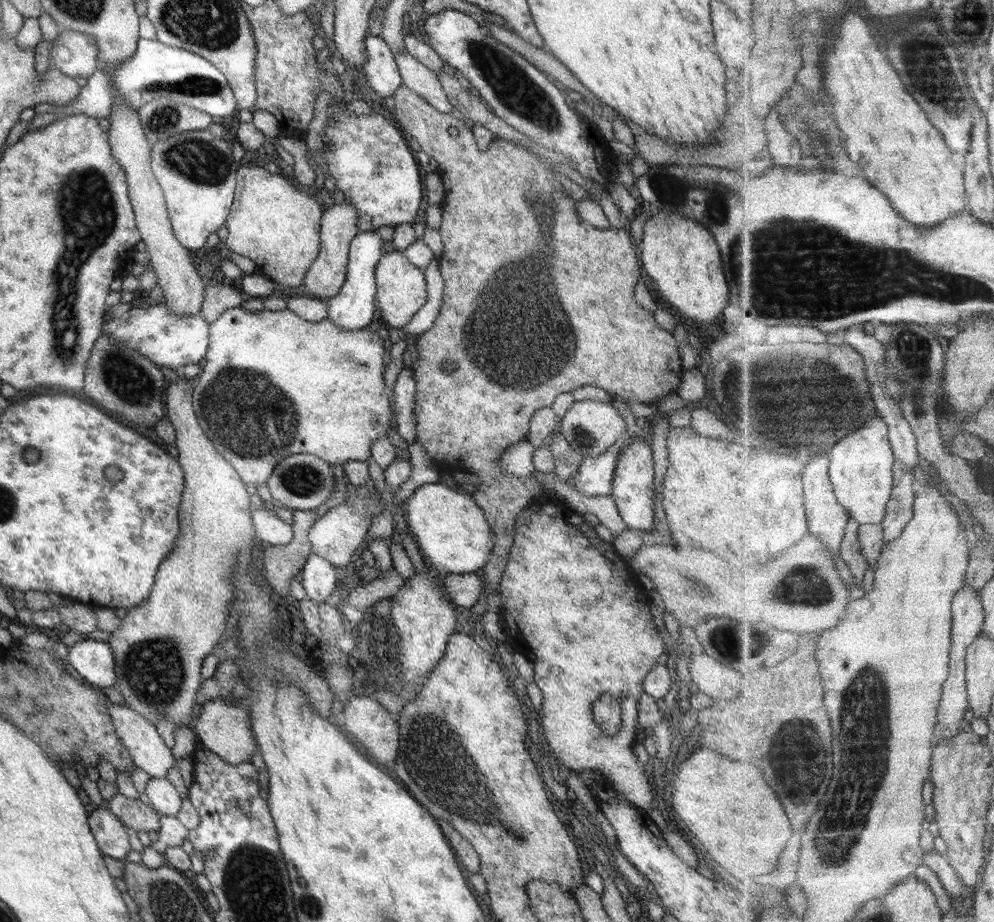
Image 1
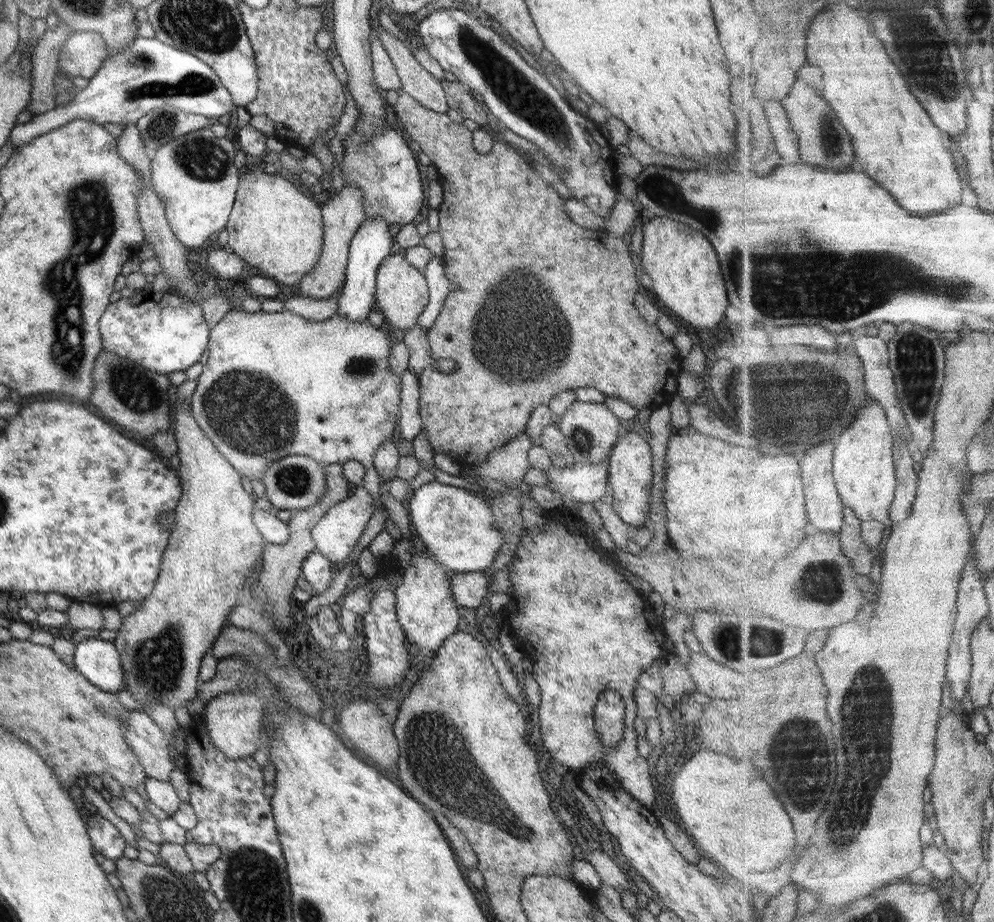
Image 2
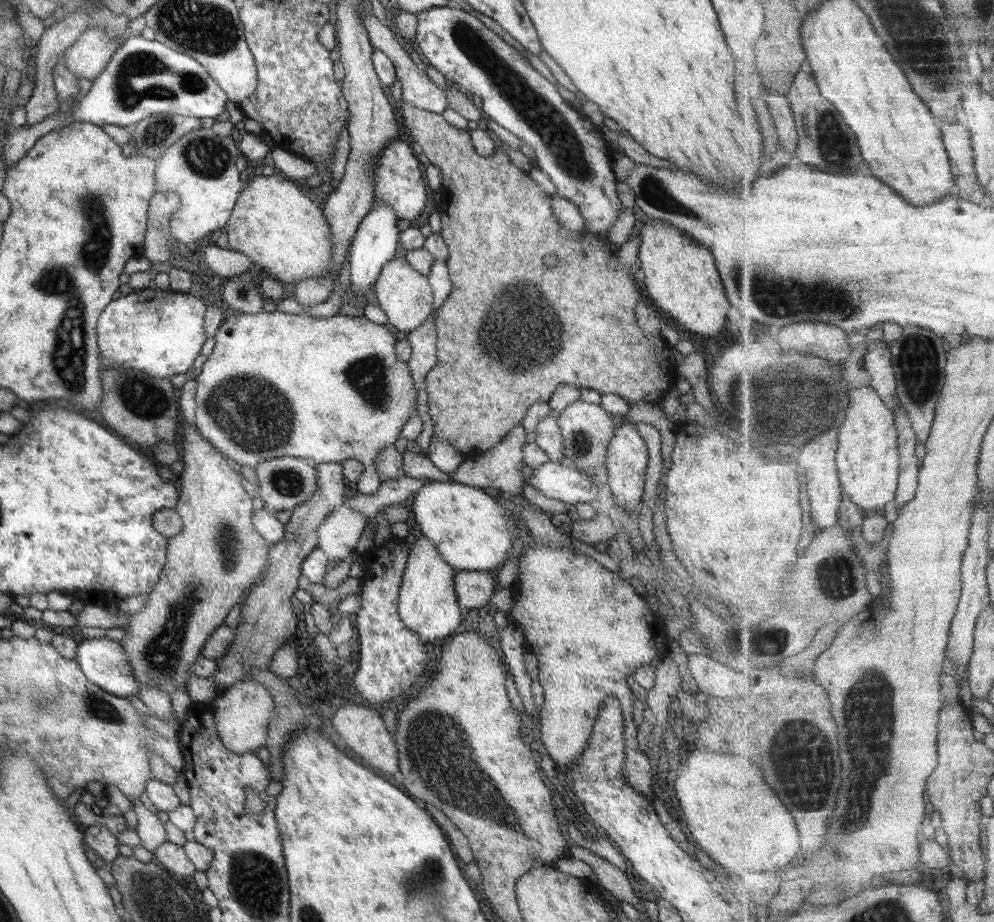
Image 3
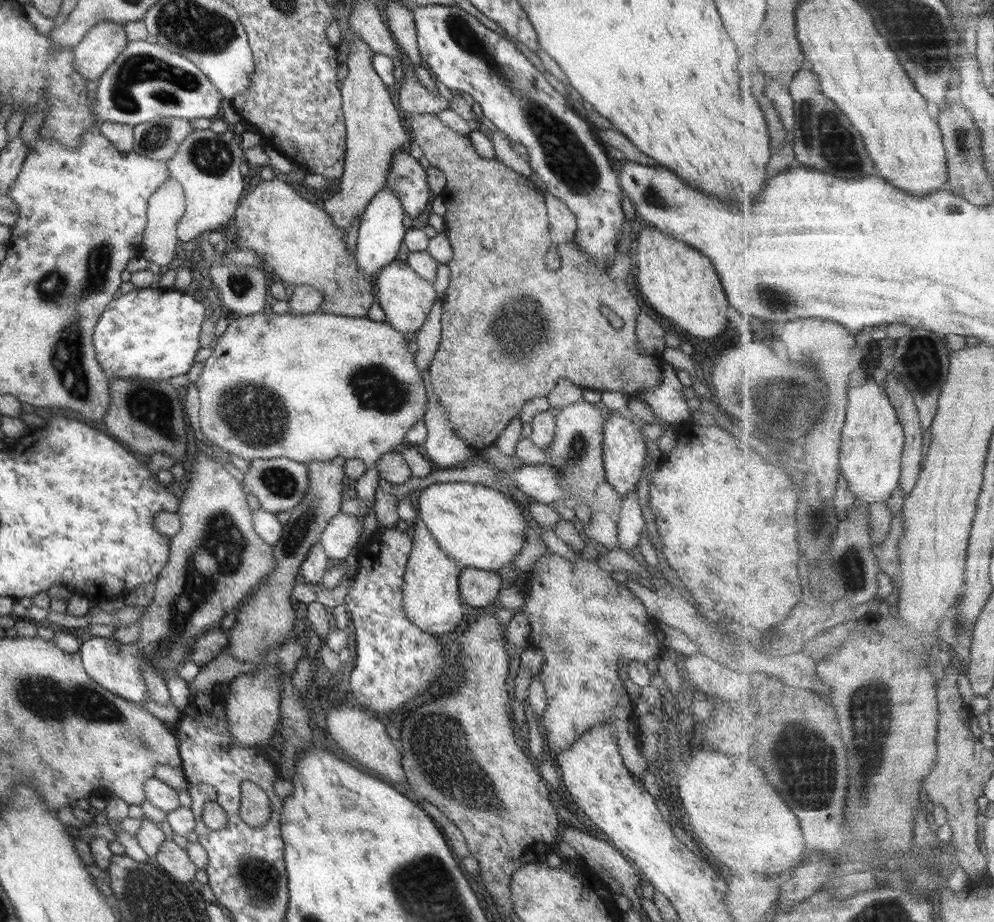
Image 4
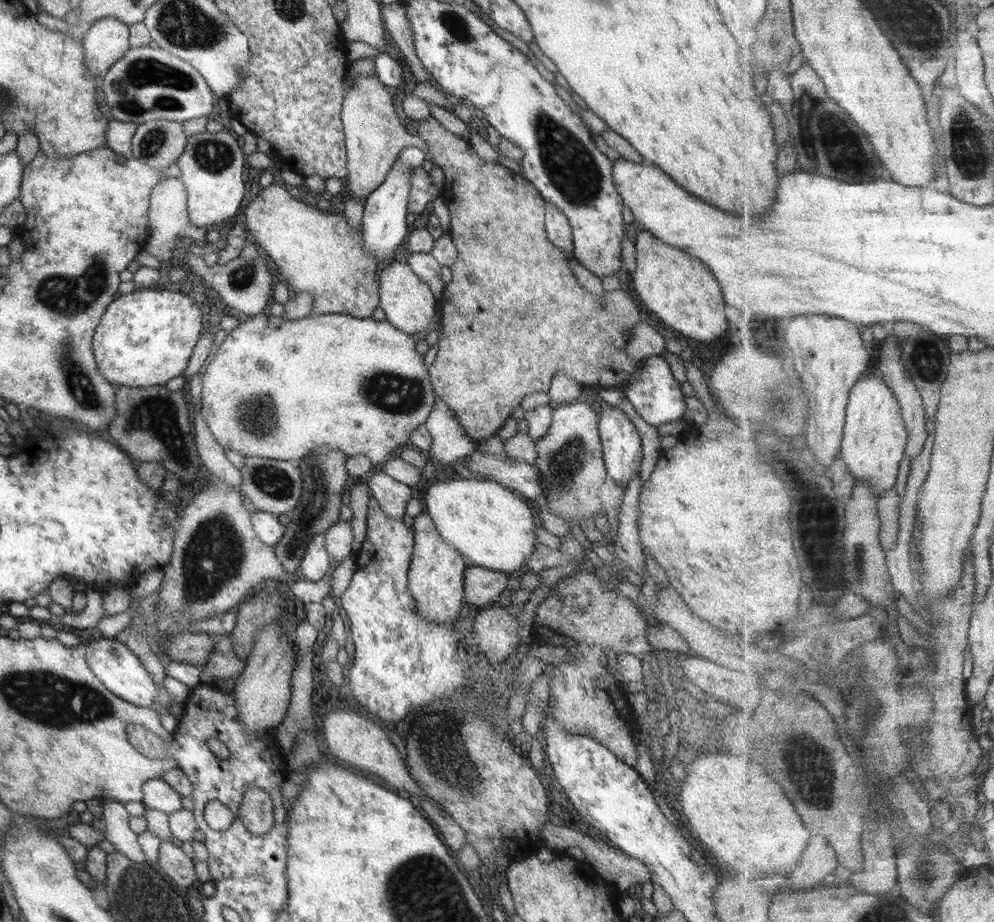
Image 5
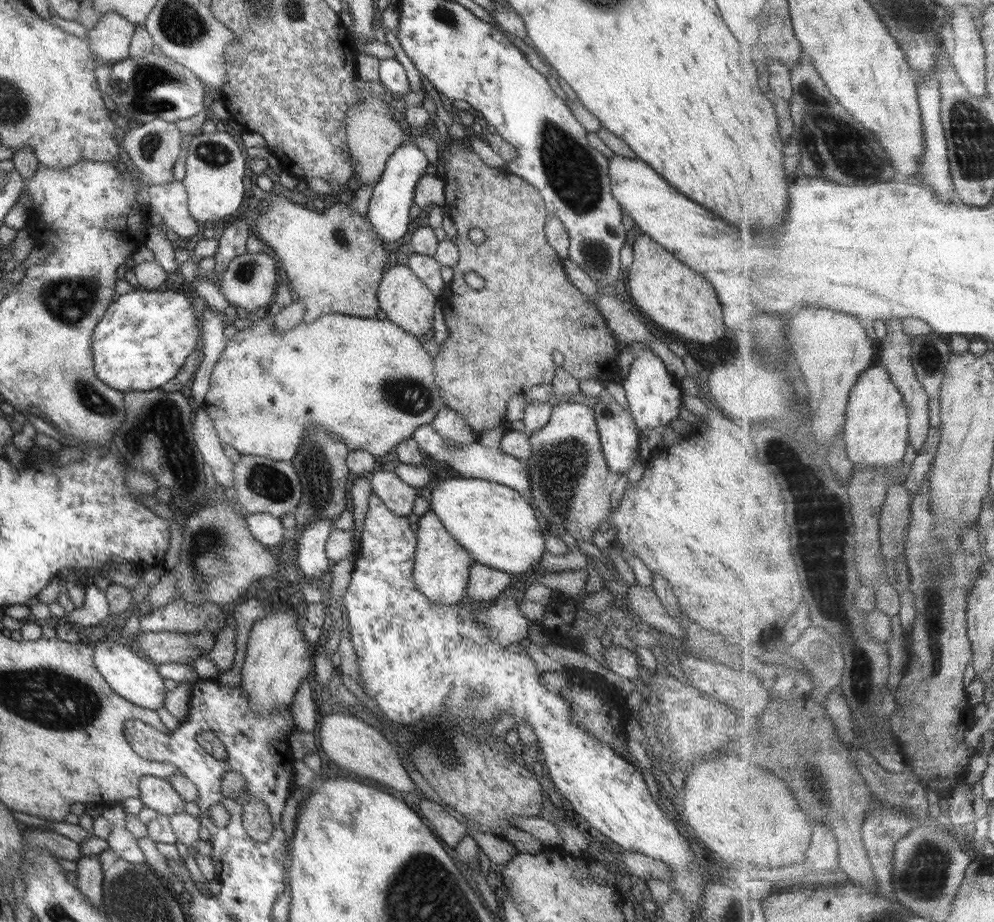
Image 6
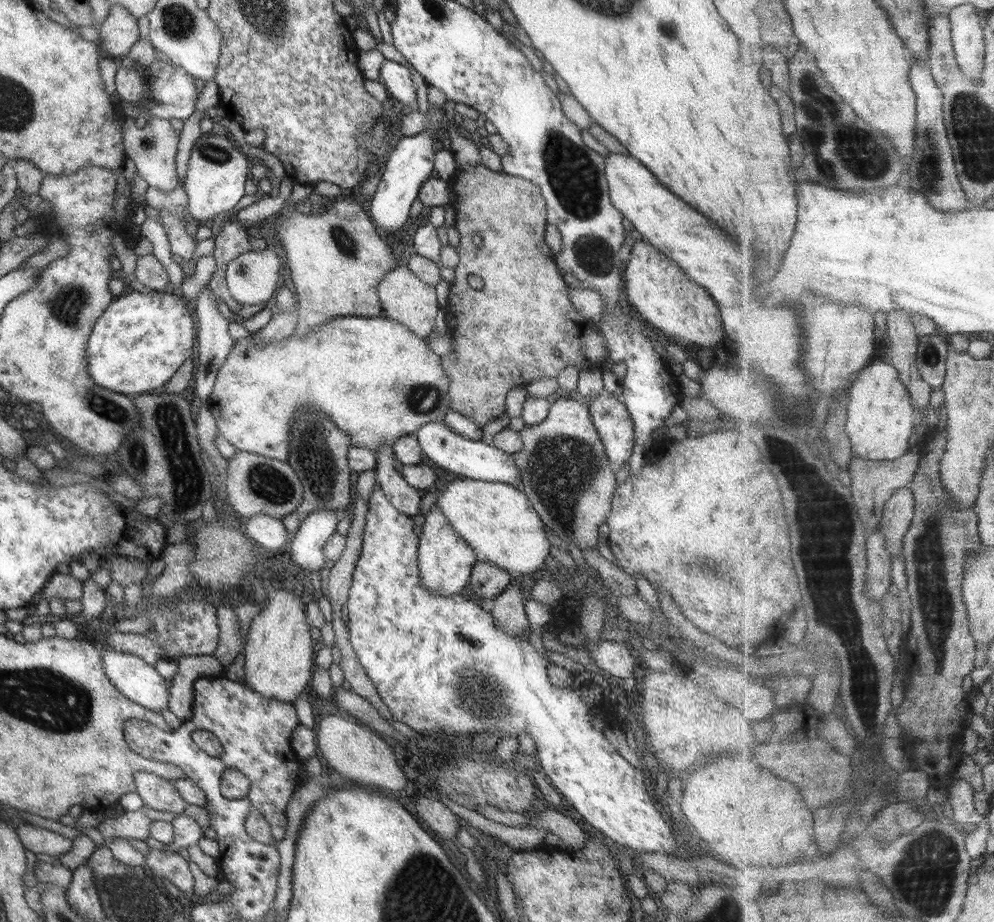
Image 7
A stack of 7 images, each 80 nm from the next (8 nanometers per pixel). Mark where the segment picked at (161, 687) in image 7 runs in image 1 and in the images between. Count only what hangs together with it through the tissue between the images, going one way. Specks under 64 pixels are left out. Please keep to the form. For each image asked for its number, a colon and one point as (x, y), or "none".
1: (93, 660)
2: (98, 660)
3: (103, 662)
4: (113, 665)
5: (120, 671)
6: (133, 678)

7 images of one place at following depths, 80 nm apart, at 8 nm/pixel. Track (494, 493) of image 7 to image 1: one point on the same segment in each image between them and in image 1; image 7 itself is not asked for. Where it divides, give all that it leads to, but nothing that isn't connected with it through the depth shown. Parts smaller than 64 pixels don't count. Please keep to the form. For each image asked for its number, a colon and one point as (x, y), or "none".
1: (452, 534)
2: (457, 527)
3: (470, 530)
4: (478, 526)
5: (487, 524)
6: (496, 525)

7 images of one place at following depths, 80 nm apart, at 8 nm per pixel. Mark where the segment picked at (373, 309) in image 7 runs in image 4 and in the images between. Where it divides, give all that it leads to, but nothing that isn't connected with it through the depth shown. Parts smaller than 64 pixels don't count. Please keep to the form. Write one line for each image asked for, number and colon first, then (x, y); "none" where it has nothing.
4: (299, 245)
5: (319, 254)
6: (333, 261)

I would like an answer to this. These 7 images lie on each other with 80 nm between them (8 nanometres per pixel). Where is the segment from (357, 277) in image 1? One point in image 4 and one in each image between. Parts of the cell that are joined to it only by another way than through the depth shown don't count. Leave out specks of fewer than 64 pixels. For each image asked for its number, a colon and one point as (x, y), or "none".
2: (371, 244)
3: (374, 244)
4: (380, 233)

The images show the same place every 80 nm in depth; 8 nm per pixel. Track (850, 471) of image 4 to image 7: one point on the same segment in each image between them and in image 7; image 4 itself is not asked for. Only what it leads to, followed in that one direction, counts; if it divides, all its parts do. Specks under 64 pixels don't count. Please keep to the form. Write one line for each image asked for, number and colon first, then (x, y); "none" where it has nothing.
5: (875, 439)
6: (877, 428)
7: (881, 416)

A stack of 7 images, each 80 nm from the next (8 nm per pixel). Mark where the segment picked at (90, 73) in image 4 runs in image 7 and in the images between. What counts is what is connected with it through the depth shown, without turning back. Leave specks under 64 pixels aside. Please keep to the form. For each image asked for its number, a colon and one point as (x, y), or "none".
5: (106, 41)
6: (109, 40)
7: (118, 33)

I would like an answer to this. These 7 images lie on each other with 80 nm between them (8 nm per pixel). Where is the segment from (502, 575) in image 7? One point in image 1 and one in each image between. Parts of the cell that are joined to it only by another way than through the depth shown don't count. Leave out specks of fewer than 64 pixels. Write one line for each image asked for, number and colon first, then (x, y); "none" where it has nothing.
1: (463, 590)
2: (468, 589)
3: (473, 589)
4: (477, 588)
5: (481, 586)
6: (484, 583)

